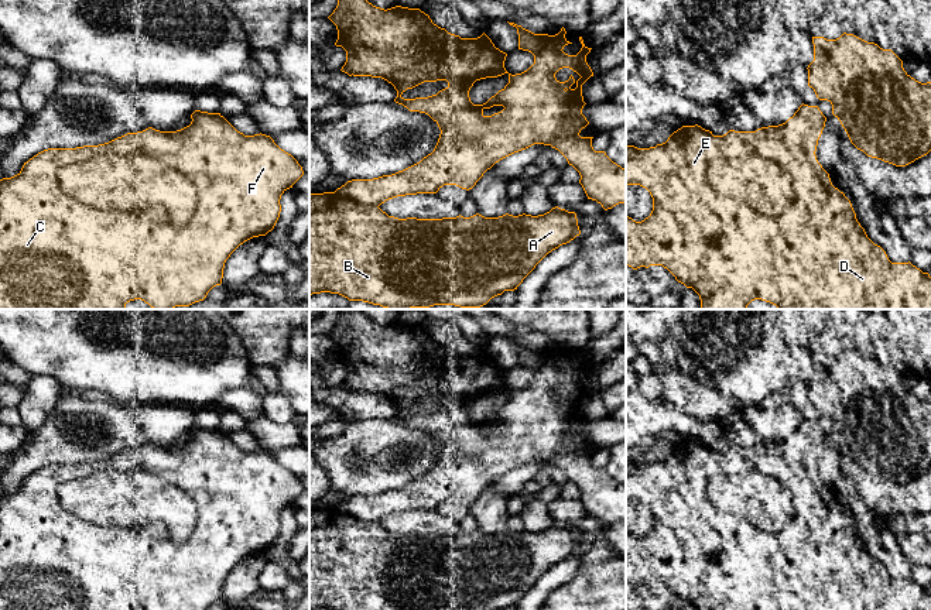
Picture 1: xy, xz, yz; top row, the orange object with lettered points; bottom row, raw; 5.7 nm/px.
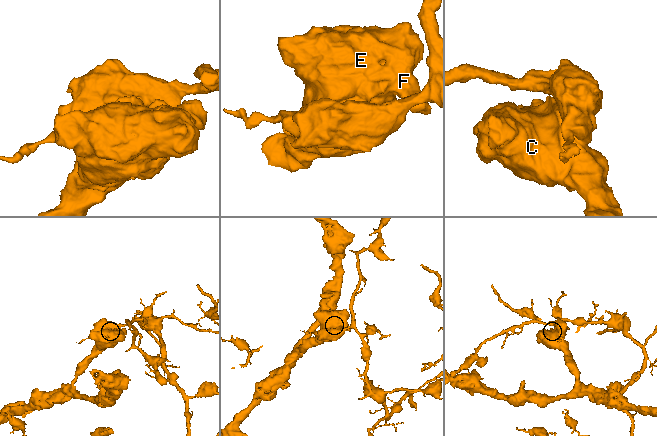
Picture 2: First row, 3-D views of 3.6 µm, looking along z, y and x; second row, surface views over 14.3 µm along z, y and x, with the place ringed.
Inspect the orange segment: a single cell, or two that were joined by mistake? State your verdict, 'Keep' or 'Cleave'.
Cleave

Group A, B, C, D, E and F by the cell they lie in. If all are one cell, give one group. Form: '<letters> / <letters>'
A B / C D E F

